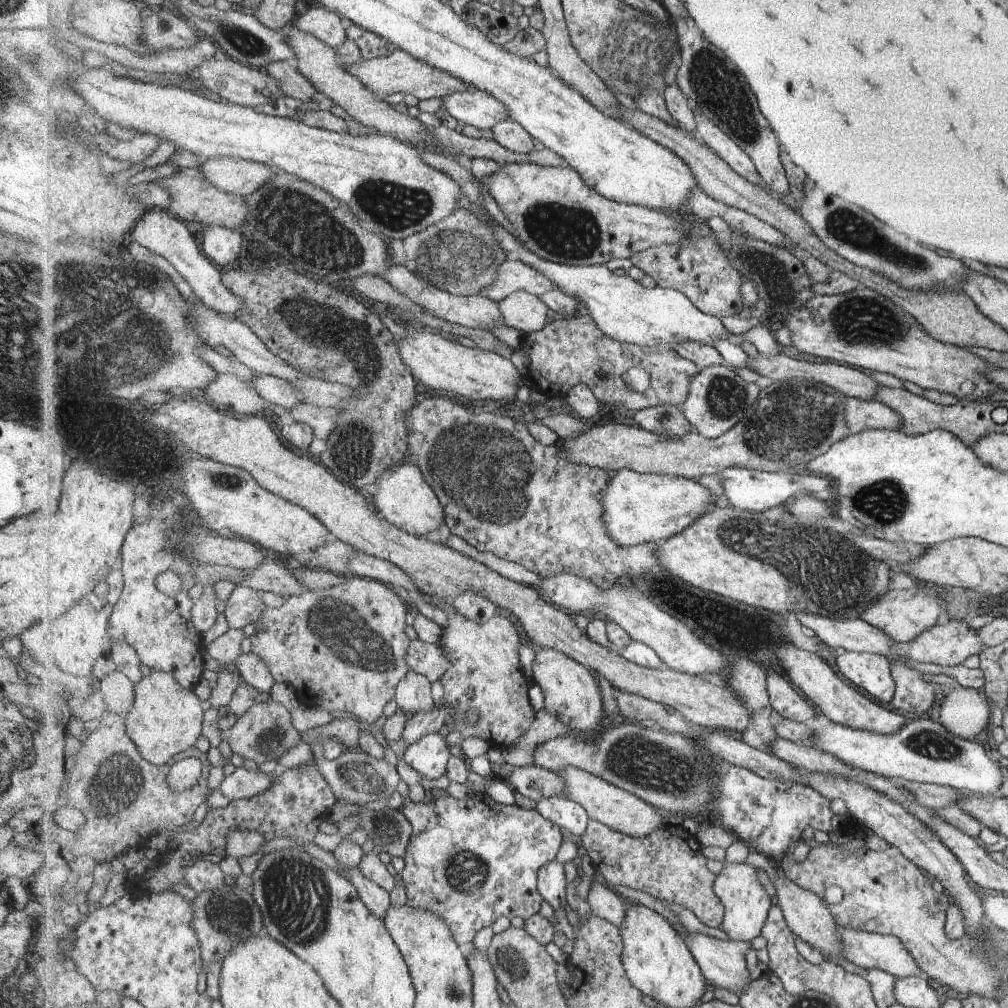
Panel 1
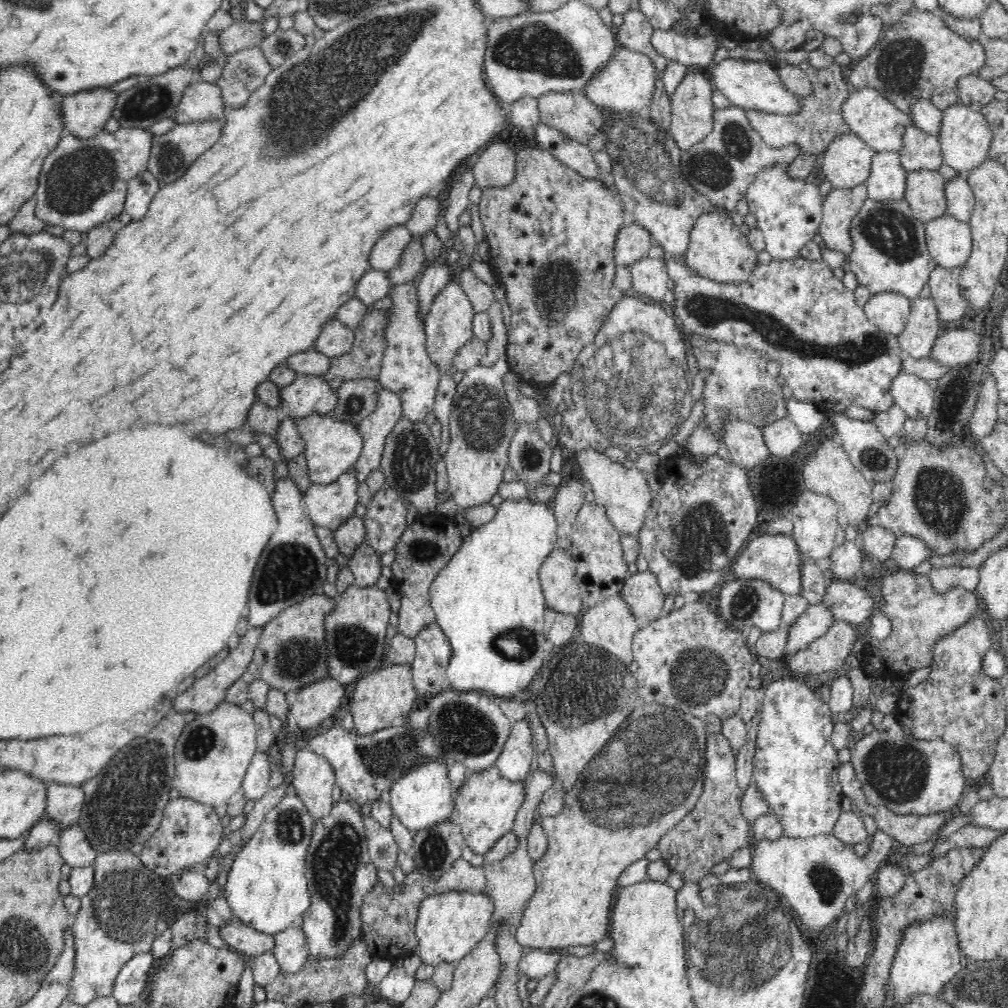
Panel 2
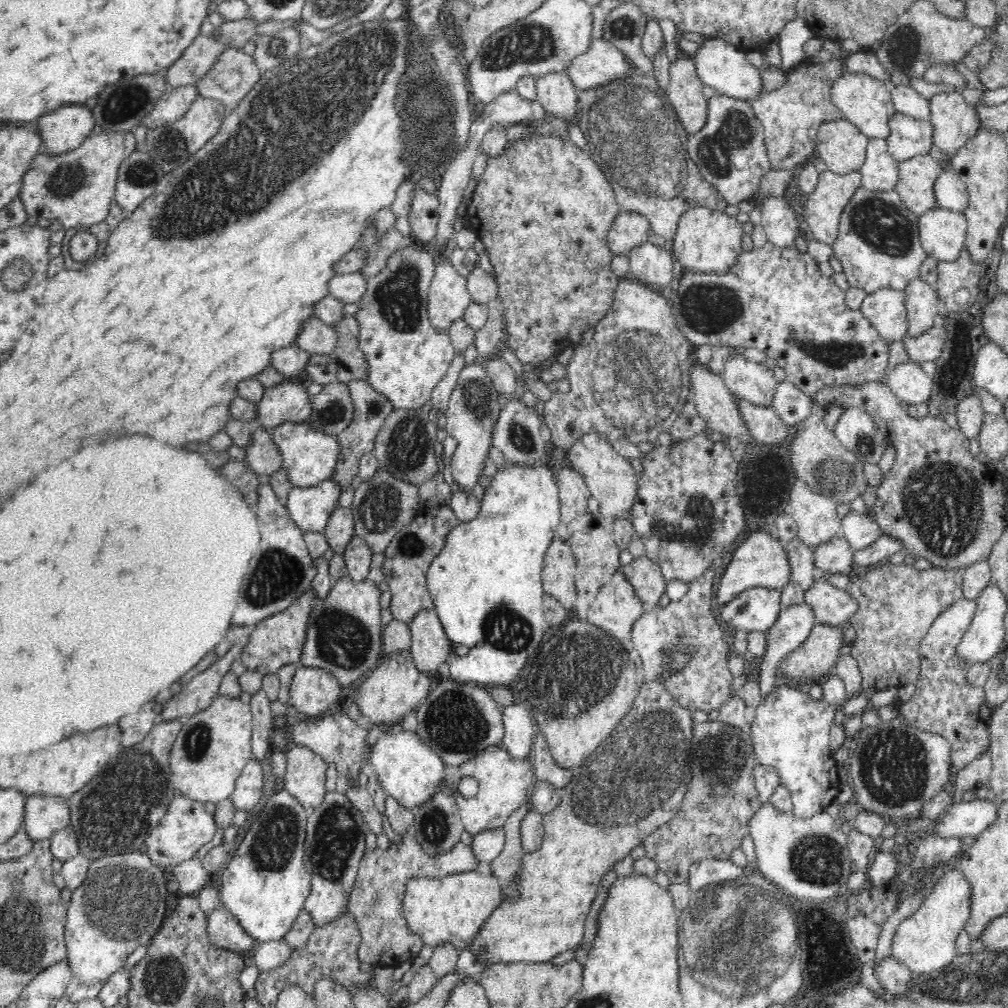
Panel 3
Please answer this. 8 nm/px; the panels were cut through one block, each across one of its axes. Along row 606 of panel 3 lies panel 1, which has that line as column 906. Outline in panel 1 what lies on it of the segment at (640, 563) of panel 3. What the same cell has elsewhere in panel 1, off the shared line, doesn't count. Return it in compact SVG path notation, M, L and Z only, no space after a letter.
M967 621L935 624L903 646L906 660L941 666L961 665L972 655L986 650Z

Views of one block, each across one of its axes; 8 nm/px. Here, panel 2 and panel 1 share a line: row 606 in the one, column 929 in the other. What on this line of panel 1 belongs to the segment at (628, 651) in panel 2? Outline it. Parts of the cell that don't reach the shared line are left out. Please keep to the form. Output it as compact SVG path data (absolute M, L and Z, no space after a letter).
M926 584L913 586L910 590L889 588L887 594L883 598L879 598L875 604L871 604L871 608L867 608L860 618L872 626L878 627L879 630L883 630L891 643L904 646L913 640L917 634L922 634L923 630L931 628L938 622L941 606L937 604L935 596L926 591L927 589L928 585Z

